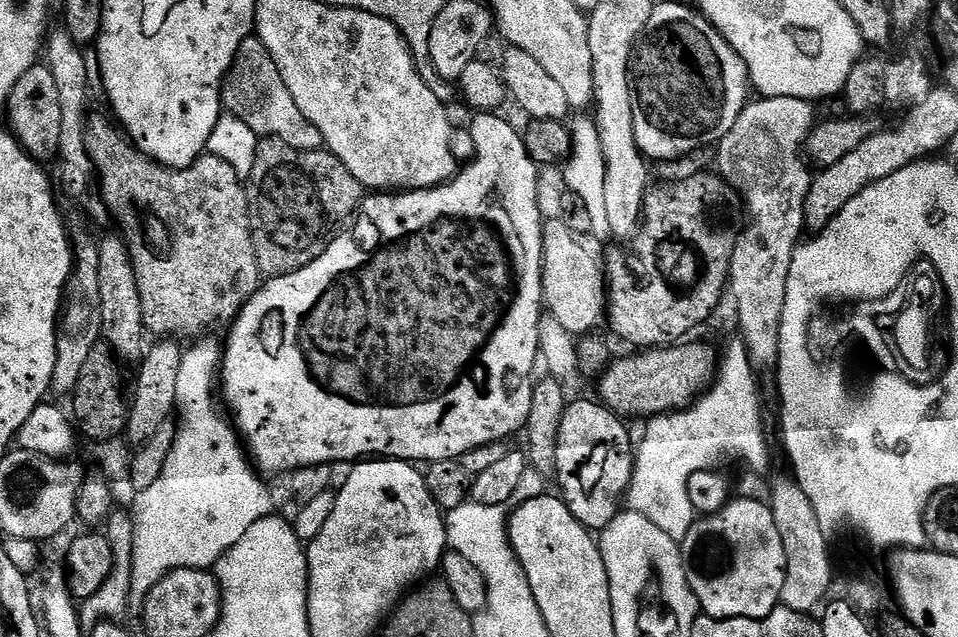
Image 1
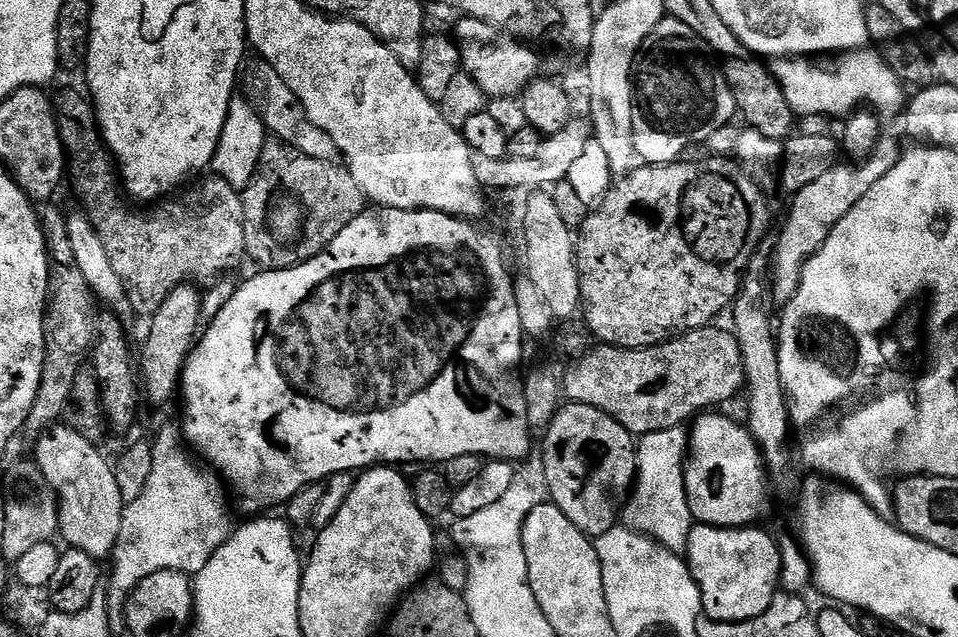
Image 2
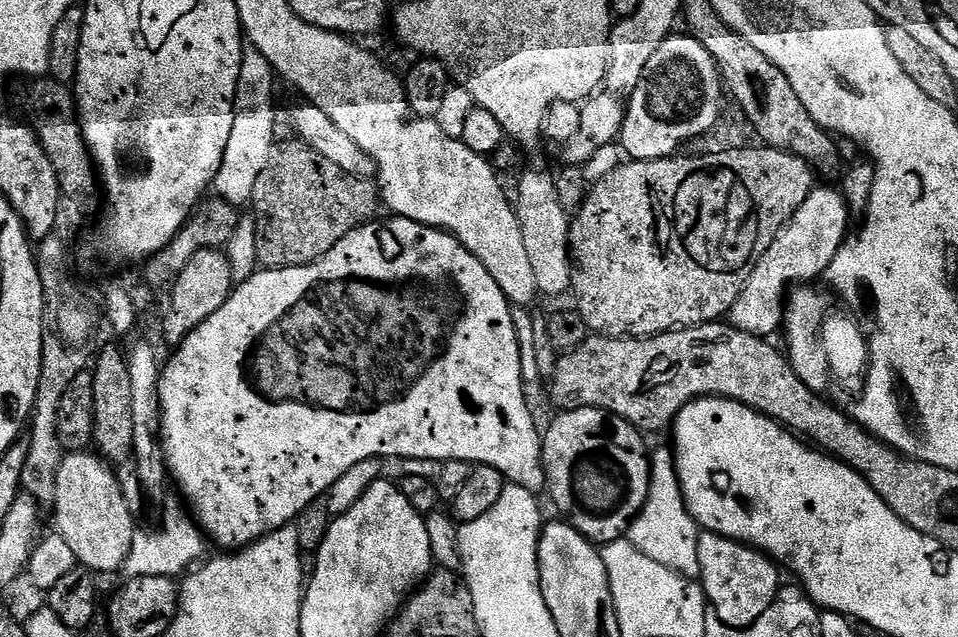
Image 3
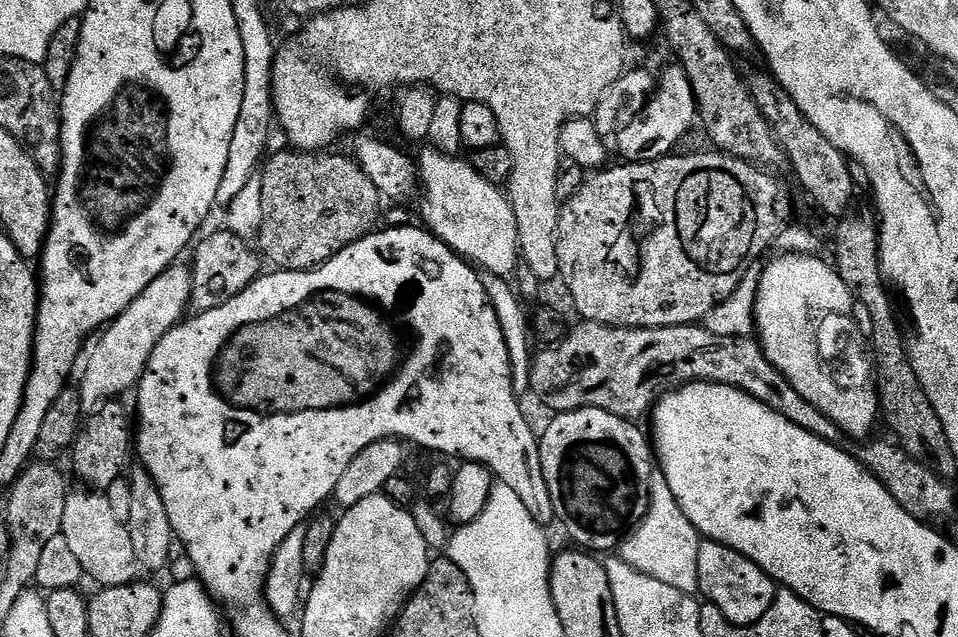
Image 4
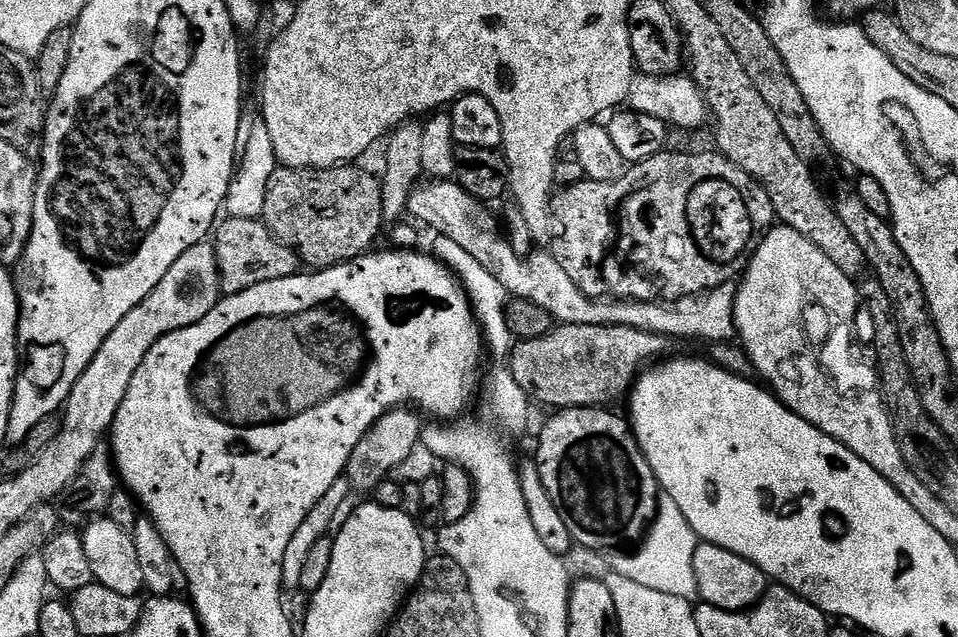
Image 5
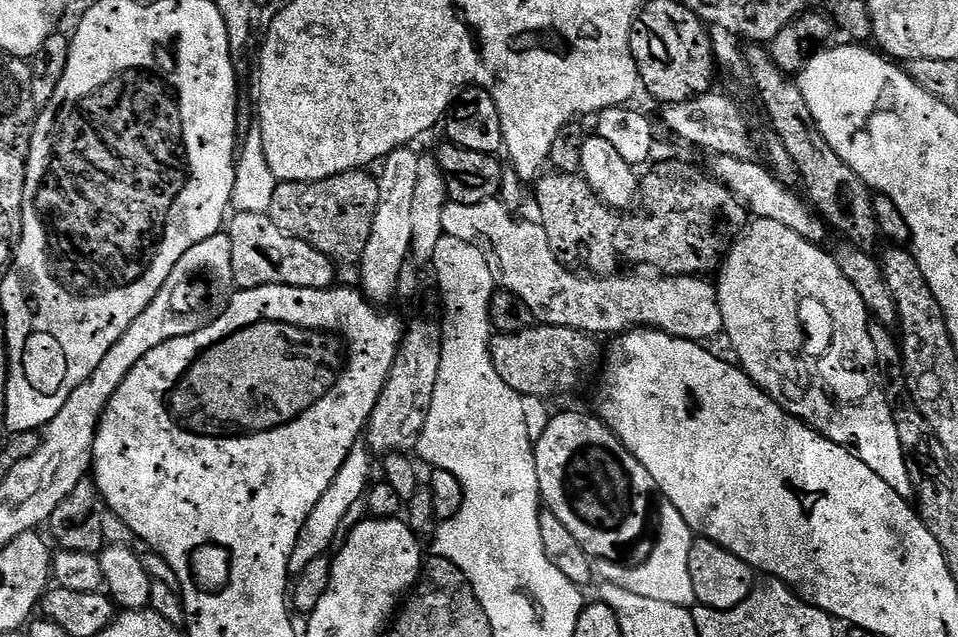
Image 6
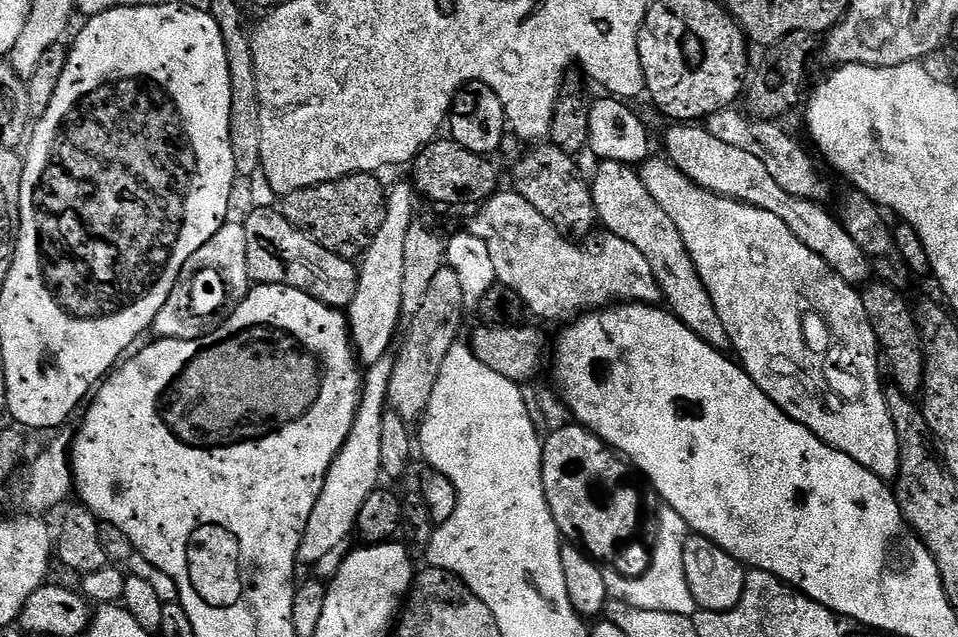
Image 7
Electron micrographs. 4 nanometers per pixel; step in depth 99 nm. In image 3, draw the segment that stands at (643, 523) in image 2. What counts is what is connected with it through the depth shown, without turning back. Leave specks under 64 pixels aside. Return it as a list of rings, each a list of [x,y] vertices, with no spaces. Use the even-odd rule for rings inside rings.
[[[671,447],[660,448],[651,453],[652,477],[648,487],[648,497],[642,506],[642,510],[632,519],[632,525],[628,527],[626,539],[637,548],[646,558],[652,558],[654,562],[660,562],[672,572],[679,572],[685,578],[696,578],[700,575],[698,566],[698,538],[701,529],[692,528],[668,528],[668,516],[684,516],[684,496],[680,493],[680,480],[676,477],[674,452]]]

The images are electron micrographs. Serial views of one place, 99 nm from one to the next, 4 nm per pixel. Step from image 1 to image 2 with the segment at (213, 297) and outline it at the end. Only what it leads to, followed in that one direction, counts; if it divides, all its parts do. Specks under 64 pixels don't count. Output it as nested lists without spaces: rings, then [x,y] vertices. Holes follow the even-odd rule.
[[[68,88],[65,92],[55,93],[54,96],[56,121],[64,143],[66,164],[70,169],[70,184],[72,180],[73,186],[76,187],[76,196],[80,199],[77,200],[79,207],[83,208],[90,218],[94,230],[98,230],[98,238],[102,238],[102,246],[114,265],[114,271],[118,273],[118,278],[122,278],[132,309],[137,317],[150,318],[178,285],[187,284],[189,281],[200,282],[196,280],[212,282],[232,272],[230,270],[239,262],[240,256],[245,255],[244,198],[238,189],[230,186],[230,182],[212,174],[209,175],[209,180],[204,180],[193,188],[185,187],[175,198],[164,198],[153,203],[149,212],[139,212],[136,209],[139,207],[130,202],[129,197],[122,191],[118,165],[104,140],[104,135],[100,133],[96,109],[92,107],[91,99],[81,92],[76,88]]]

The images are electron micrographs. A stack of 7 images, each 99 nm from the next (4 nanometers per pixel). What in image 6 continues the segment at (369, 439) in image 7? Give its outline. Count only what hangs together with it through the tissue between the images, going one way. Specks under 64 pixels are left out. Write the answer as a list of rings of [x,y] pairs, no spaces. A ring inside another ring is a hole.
[[[357,446],[350,450],[346,462],[342,462],[342,470],[338,470],[334,482],[330,482],[326,494],[322,494],[322,498],[318,498],[318,506],[314,506],[314,510],[310,510],[310,518],[306,518],[306,526],[302,526],[302,534],[298,534],[296,549],[288,567],[289,573],[293,577],[300,576],[302,570],[306,570],[306,566],[310,562],[314,562],[314,558],[325,555],[331,549],[342,518],[345,517],[350,506],[367,493],[370,487],[370,481],[373,479],[373,477],[371,478],[372,460],[374,461],[373,453],[367,447]]]

